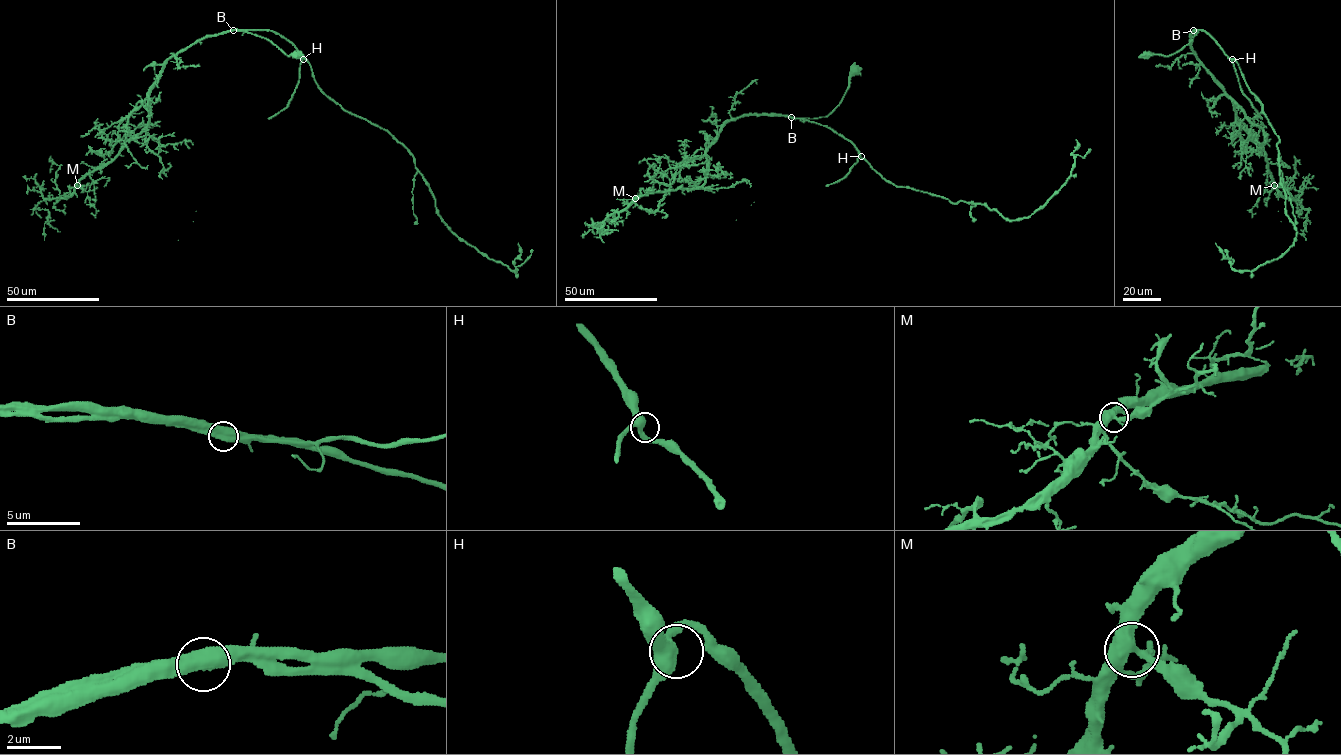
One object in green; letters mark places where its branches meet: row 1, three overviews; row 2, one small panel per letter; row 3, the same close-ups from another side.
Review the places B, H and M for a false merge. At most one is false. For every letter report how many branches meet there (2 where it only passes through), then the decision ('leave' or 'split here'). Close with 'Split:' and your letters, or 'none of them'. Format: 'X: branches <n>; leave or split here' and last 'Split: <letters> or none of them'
B: branches 2; leave
H: branches 3; leave
M: branches 3; leave
Split: none of them

